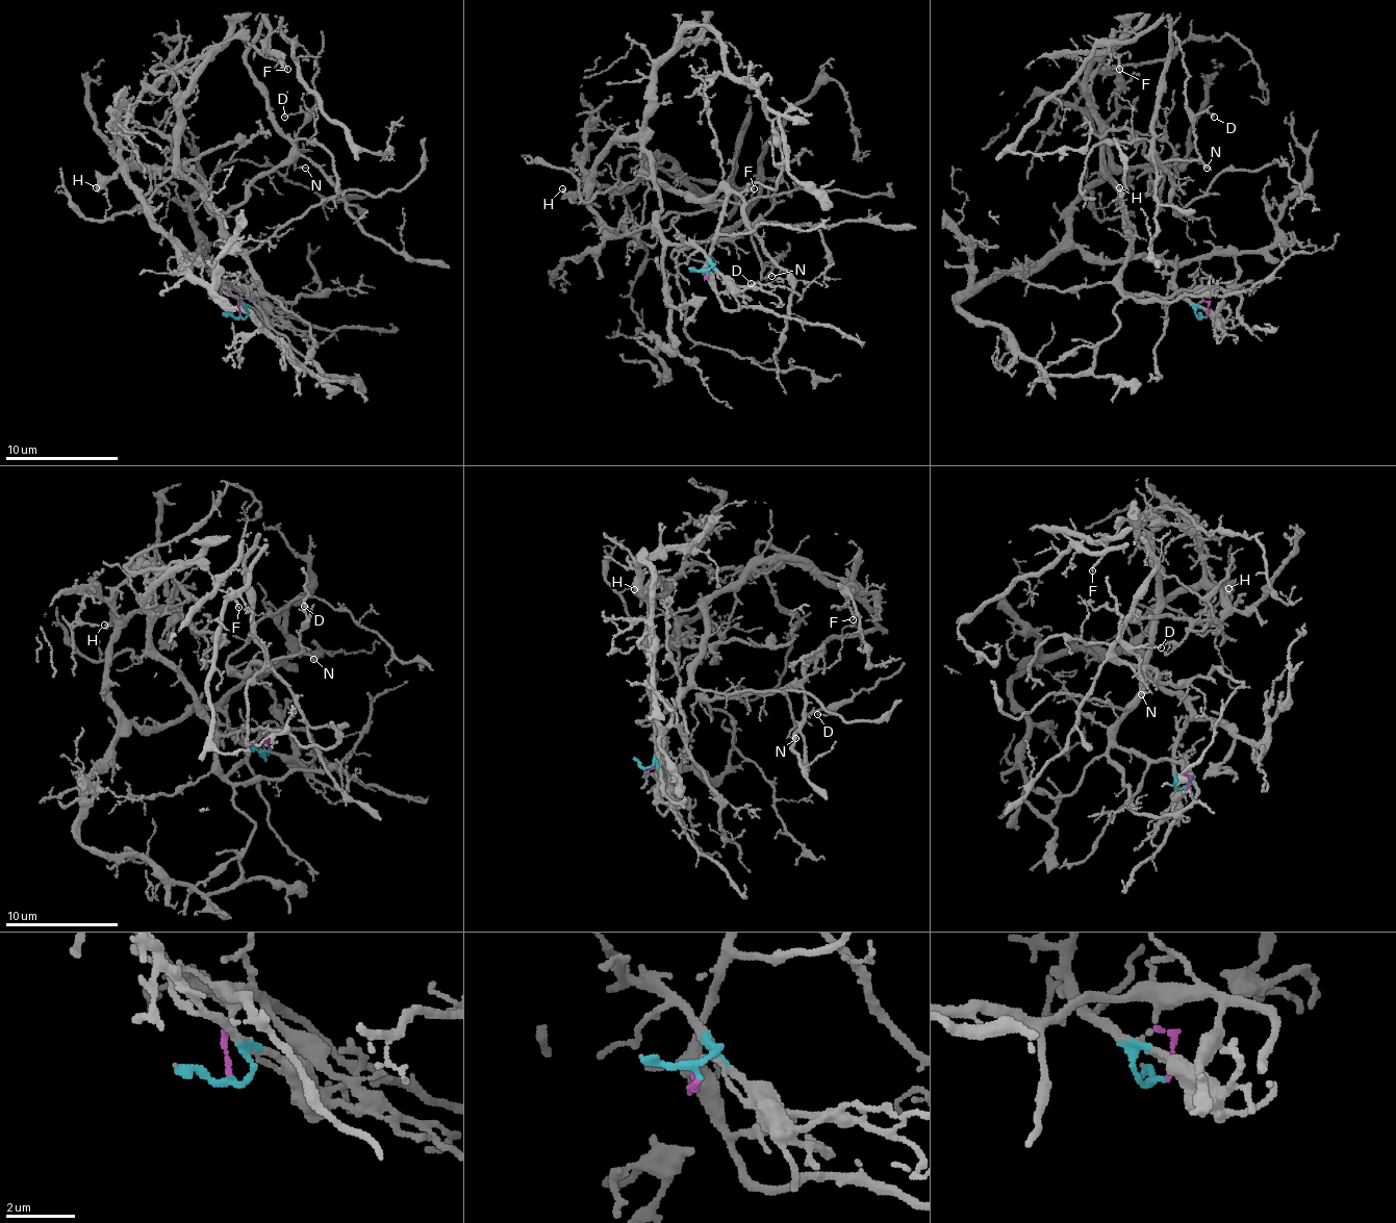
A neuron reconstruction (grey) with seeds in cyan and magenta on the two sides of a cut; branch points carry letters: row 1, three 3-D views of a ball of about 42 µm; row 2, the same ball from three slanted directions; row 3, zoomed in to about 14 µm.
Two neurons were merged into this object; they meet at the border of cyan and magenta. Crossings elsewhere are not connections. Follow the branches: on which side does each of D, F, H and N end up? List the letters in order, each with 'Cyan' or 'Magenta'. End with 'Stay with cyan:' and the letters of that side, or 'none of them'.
D: Magenta
F: Magenta
H: Cyan
N: Magenta
Stay with cyan: H

